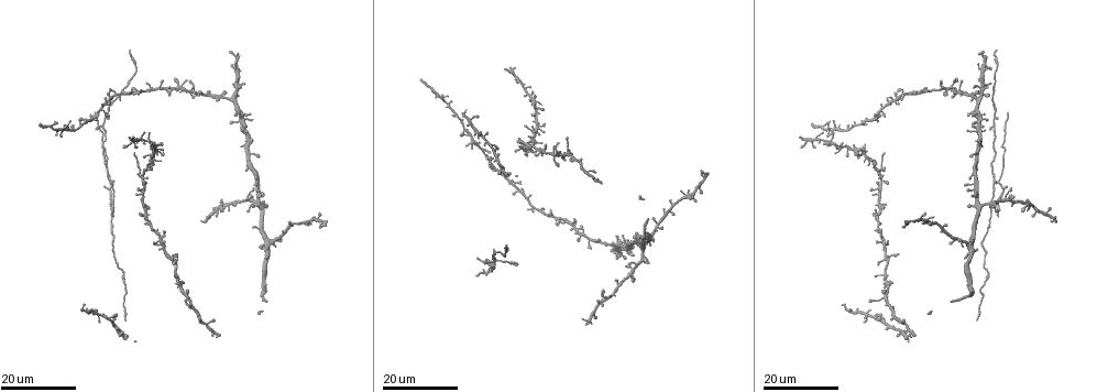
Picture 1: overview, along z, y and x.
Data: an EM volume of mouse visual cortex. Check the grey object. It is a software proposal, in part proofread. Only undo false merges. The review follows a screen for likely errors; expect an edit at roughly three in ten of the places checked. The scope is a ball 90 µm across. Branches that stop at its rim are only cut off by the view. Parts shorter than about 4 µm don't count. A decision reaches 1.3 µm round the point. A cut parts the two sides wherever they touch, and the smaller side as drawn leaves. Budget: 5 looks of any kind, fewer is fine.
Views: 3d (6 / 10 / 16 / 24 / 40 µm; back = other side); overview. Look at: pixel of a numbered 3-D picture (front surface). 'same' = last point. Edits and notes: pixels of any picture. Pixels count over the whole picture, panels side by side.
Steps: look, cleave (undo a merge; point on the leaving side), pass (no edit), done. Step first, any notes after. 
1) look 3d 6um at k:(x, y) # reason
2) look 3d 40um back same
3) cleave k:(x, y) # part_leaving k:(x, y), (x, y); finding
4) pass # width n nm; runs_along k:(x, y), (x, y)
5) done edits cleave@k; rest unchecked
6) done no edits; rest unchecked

look 3d 24um at 1:(532, 206) # looks like a crossing

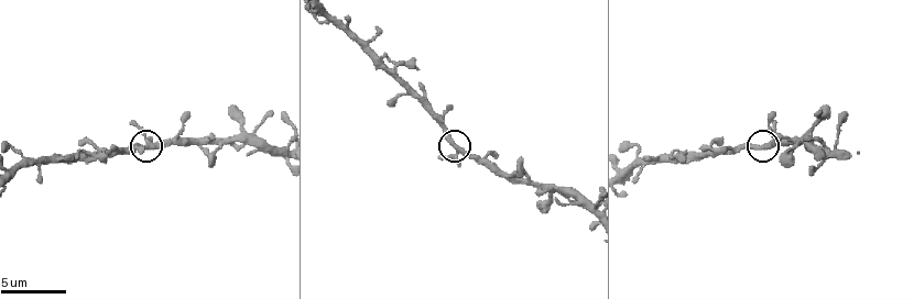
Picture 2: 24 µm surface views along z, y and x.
look 3d 6um at 2:(456, 155) # zoom in

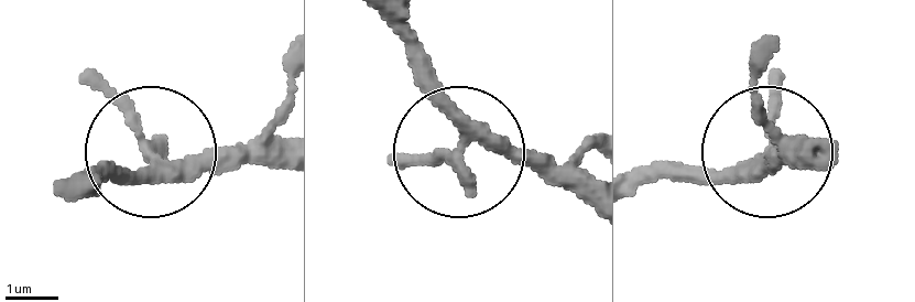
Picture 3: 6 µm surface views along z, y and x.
pass # arms 4; runs_along 3:(392, 28), (461, 142), (549, 160), (589, 147); all the same neuron

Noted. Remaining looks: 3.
look 3d 24um at 1:(141, 173) # four-way junction

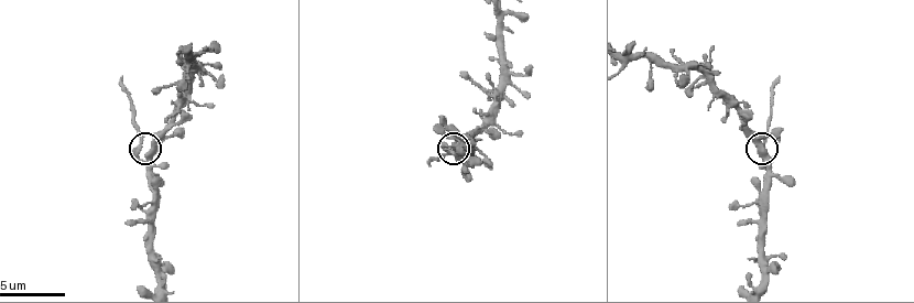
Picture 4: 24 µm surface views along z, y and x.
look 3d 10um at 4:(151, 157)

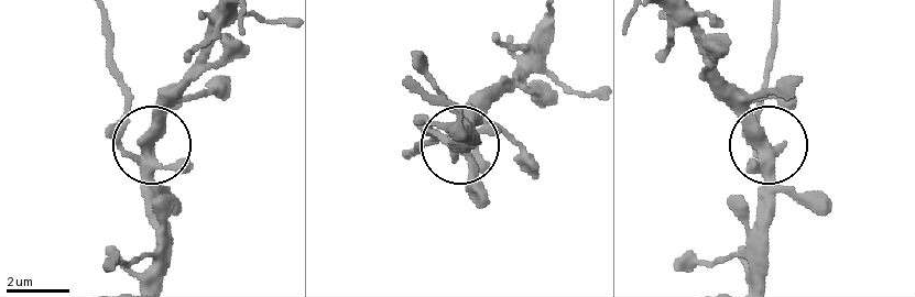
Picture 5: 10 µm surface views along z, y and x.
cleave 5:(126, 105) # width 380 nm; part_leaving 5:(123, 147), (123, 95), (108, 47), (108, 15); a second neuron is stuck on

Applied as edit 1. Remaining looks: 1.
done edits cleave@5; rest unchecked

